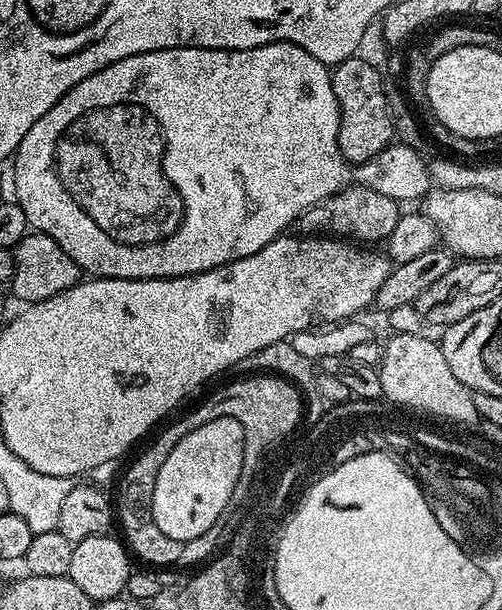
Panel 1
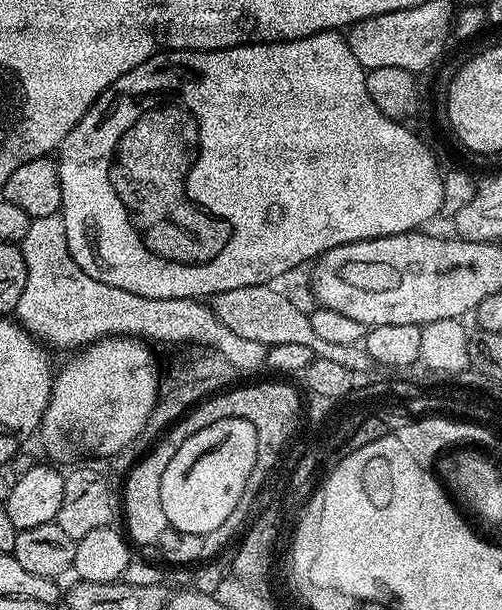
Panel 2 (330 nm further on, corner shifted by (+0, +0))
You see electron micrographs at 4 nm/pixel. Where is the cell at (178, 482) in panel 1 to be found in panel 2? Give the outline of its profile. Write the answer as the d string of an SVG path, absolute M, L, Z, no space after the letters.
M241 416L210 422L210 426L198 430L194 438L186 438L186 442L178 446L178 454L170 458L166 474L162 474L160 493L166 518L186 534L205 537L216 530L242 497L257 454L258 434L254 434L254 426Z

